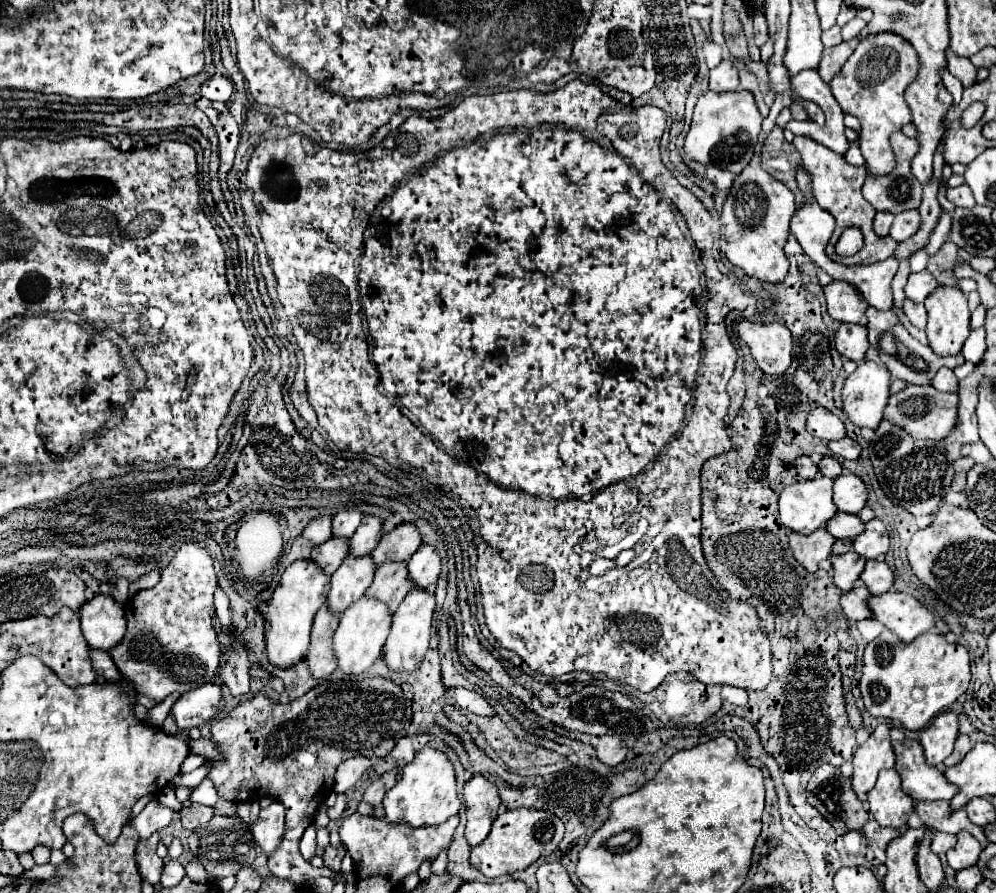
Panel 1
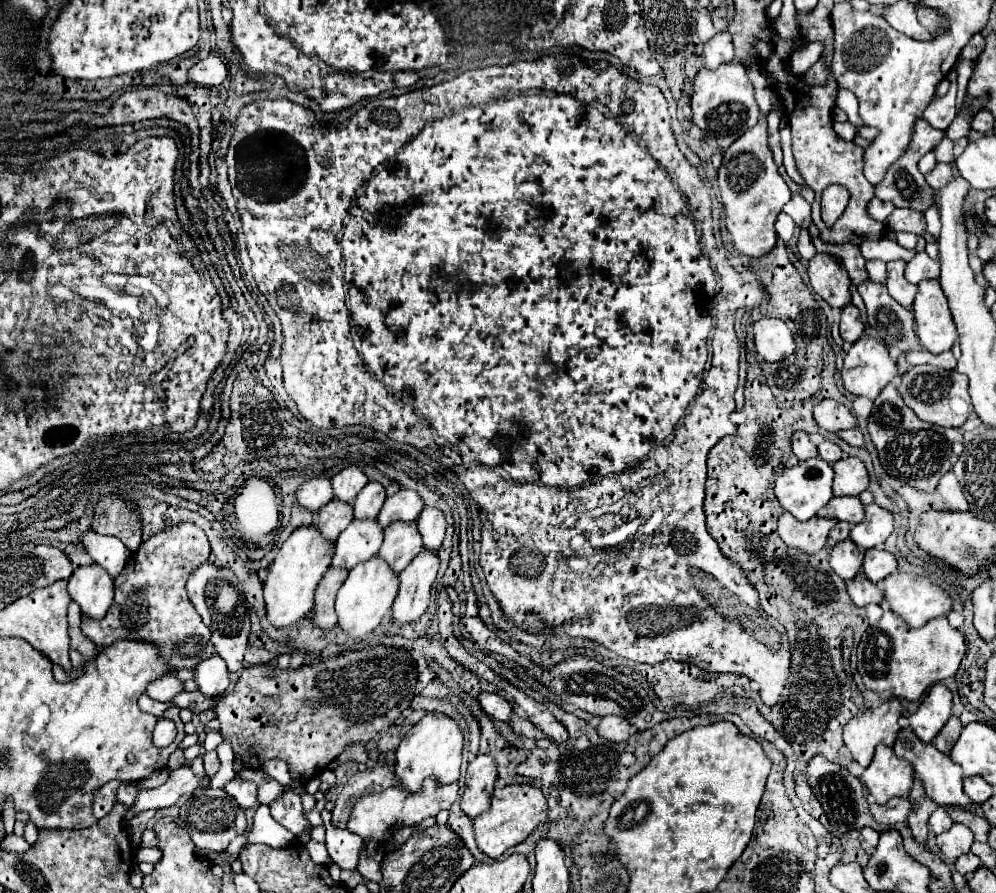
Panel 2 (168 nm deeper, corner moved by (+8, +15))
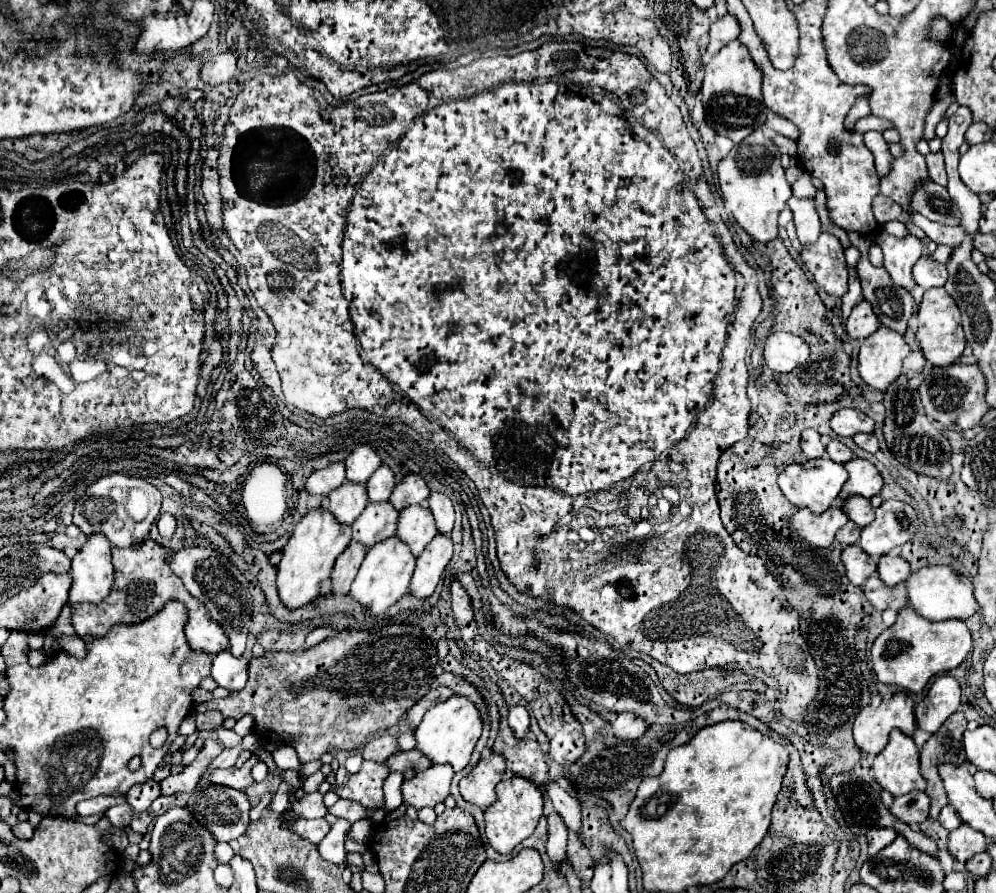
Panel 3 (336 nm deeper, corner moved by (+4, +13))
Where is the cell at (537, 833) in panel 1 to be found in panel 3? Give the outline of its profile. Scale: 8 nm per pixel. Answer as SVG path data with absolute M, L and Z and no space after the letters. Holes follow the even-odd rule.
M519 776L499 782L497 802L485 810L485 834L489 846L499 854L509 854L519 842L523 842L533 834L541 814L543 814L543 794L533 782Z

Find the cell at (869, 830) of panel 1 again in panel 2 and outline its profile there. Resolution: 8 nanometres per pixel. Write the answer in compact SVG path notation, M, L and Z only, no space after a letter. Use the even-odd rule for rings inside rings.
M891 798L887 804L871 804L871 814L881 824L899 824L905 822L911 812L911 802L903 798Z

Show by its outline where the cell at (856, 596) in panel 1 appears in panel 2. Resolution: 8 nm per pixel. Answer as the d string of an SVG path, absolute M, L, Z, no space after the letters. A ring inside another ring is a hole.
M859 572L851 584L847 584L847 592L853 600L855 606L867 606L867 604L881 604L883 602L883 590L873 584L871 580L867 580L867 576L863 572Z

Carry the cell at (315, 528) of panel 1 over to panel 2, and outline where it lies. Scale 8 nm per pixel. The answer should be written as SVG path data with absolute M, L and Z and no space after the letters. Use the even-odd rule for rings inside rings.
M327 476L311 478L311 480L303 482L299 486L299 490L297 490L299 504L309 508L311 512L315 512L321 506L325 506L331 498L333 498L333 488L331 488L331 480Z

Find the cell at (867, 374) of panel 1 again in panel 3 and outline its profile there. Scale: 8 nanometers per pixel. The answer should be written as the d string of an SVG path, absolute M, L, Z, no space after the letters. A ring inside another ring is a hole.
M879 326L877 332L861 342L857 364L861 380L875 390L887 390L889 384L901 376L903 360L909 352L903 336Z

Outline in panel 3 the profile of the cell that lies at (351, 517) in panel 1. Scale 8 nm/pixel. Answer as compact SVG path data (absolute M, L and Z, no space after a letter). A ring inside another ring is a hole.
M359 446L353 450L353 454L347 456L345 466L347 466L347 480L355 484L365 484L371 478L371 474L381 466L381 458L373 448Z

